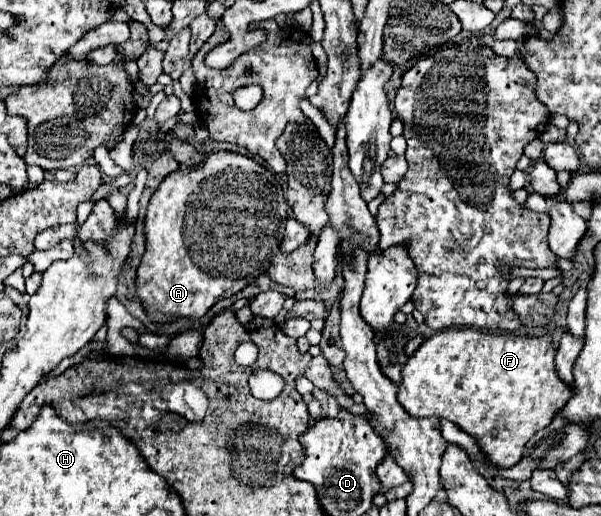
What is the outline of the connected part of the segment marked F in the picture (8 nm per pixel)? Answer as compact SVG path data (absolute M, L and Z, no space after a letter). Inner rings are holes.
M452 327L428 337L402 369L398 401L412 417L444 417L456 423L466 433L472 433L488 461L498 467L512 467L522 459L526 441L542 427L550 425L554 415L574 395L572 385L566 385L554 365L556 347L546 335L516 335L516 333L486 333L480 329Z

